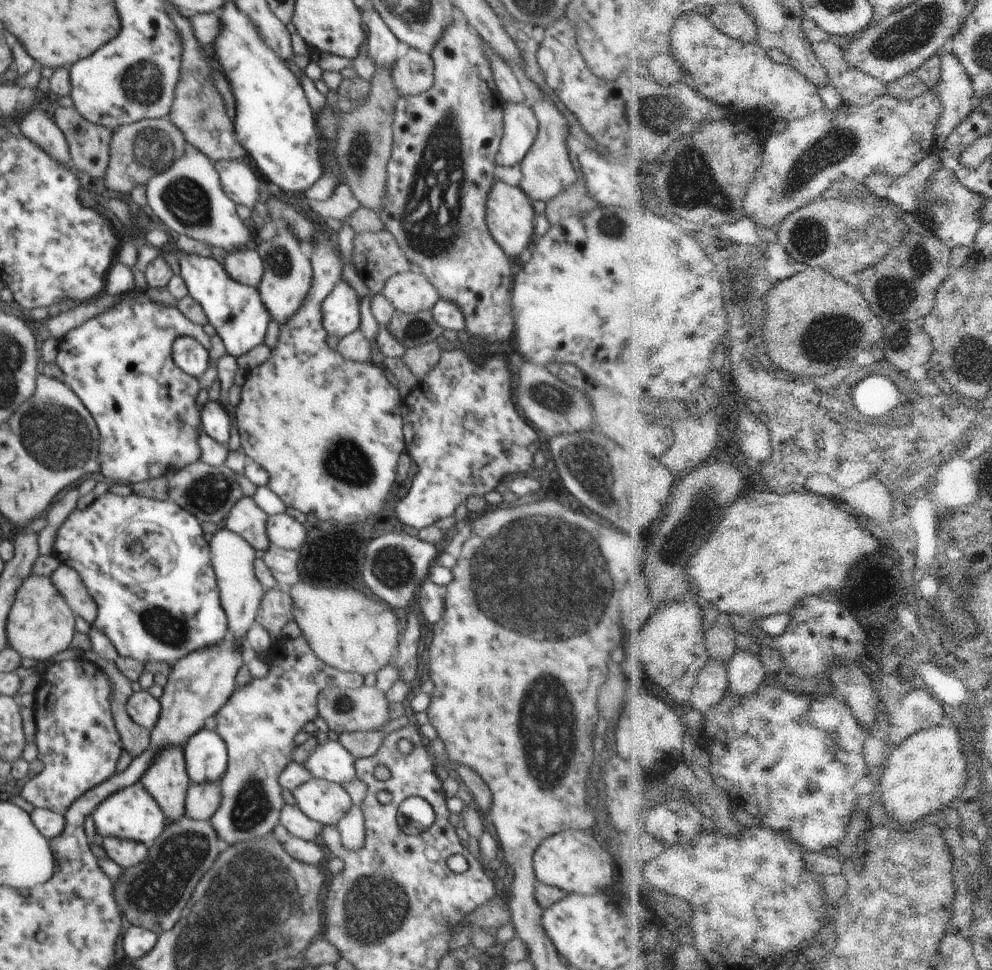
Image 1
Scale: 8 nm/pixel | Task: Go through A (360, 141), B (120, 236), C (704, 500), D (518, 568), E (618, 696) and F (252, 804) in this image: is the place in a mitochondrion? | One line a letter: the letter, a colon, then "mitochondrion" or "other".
A: mitochondrion
B: other
C: mitochondrion
D: mitochondrion
E: other
F: mitochondrion

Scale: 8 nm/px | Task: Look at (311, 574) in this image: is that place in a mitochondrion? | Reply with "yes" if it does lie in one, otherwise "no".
yes

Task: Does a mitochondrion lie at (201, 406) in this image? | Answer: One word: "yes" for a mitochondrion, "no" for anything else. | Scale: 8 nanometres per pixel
no

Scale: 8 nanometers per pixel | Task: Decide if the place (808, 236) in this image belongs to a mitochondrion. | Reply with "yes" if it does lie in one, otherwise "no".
yes

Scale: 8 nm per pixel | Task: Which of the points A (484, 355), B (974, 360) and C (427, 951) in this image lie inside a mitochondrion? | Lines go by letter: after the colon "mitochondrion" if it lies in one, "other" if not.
A: other
B: mitochondrion
C: other

